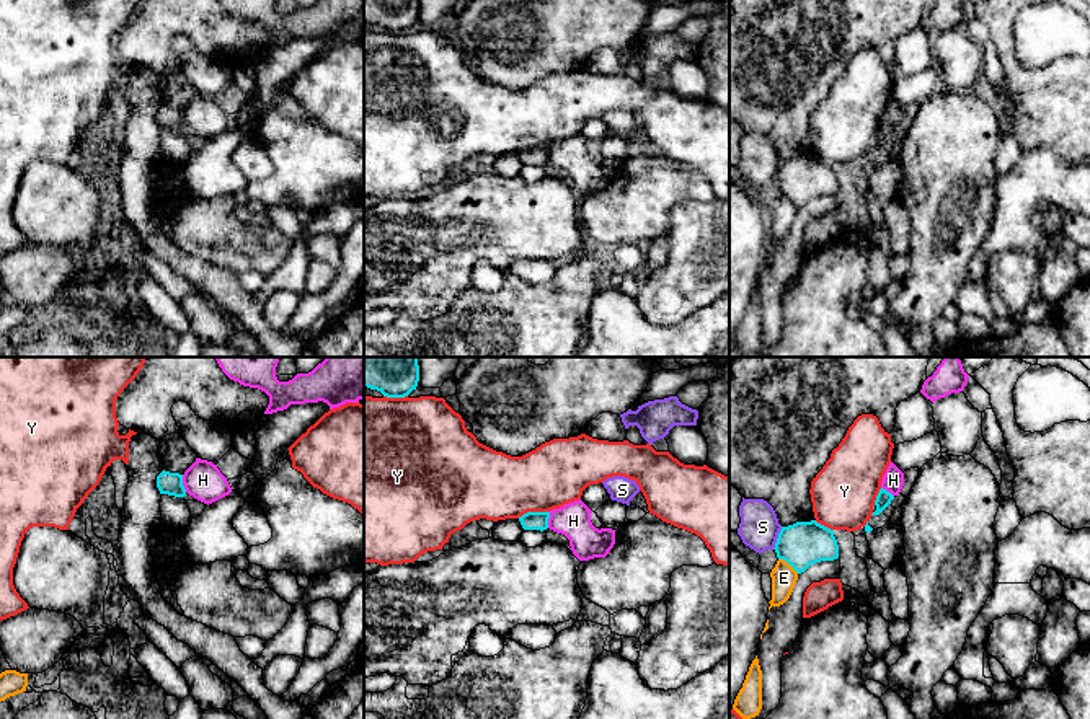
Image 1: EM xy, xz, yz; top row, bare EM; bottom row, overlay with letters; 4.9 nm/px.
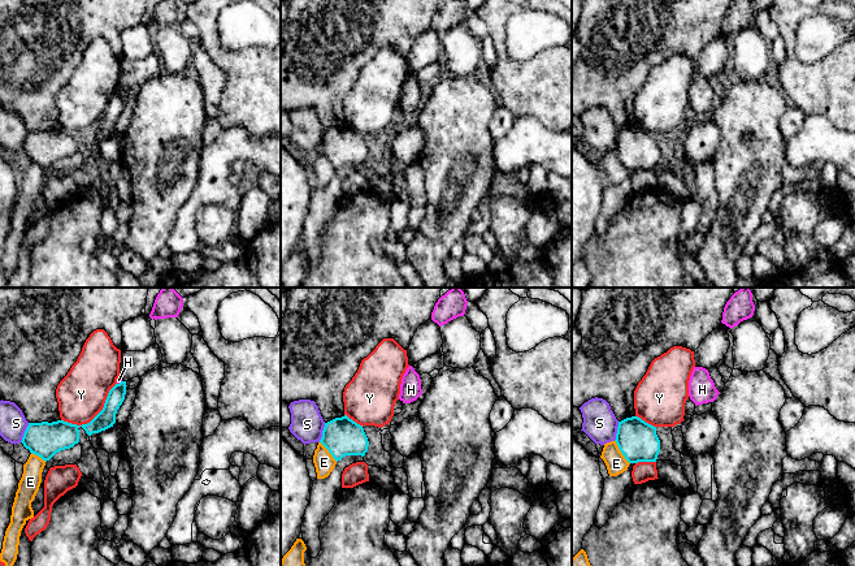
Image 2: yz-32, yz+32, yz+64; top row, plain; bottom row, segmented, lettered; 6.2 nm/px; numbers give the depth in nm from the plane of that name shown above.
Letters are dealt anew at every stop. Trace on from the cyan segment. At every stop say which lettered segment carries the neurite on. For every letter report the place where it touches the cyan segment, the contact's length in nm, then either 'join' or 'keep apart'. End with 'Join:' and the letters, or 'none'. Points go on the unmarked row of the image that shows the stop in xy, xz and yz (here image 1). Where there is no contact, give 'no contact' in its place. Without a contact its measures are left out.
E: yz (788, 198) | 130 nm | keep apart
H: xy (181, 118) | 90 nm | keep apart
S: yz (777, 173) | 120 nm | keep apart
Y: xz (532, 147) | 160 nm | keep apart
Join: none

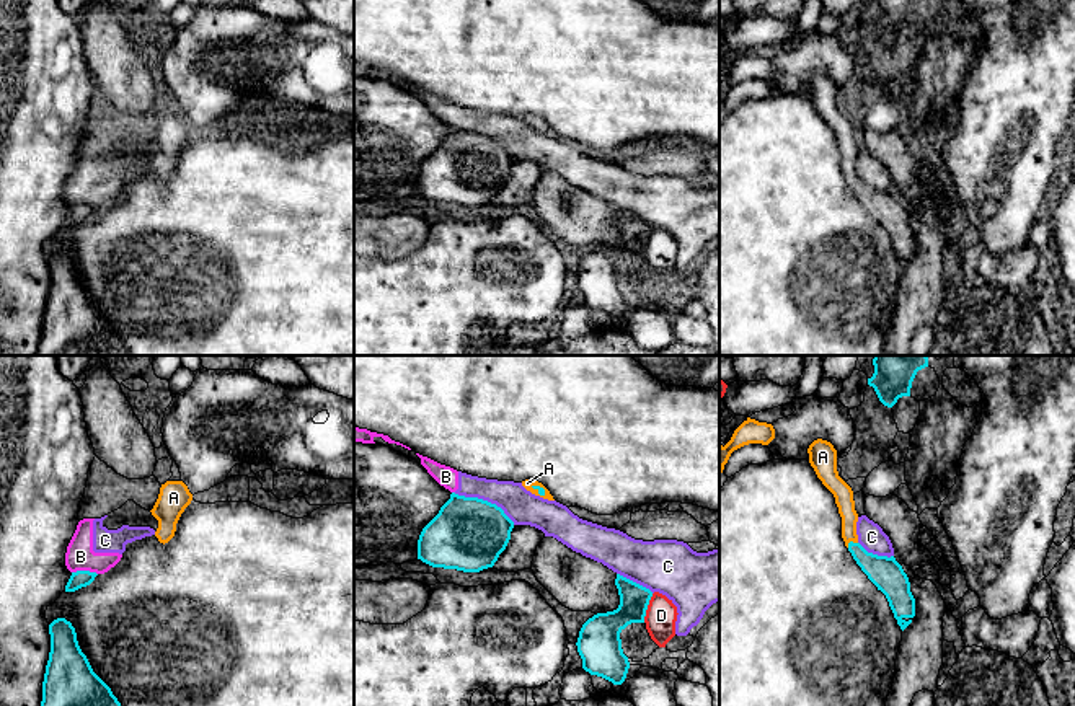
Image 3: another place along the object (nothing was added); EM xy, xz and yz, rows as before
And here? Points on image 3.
A: yz (850, 176) | 60 nm | join
B: xy (85, 206) | 130 nm | keep apart
C: xz (485, 136) | 340 nm | keep apart
D: xz (646, 243) | 150 nm | keep apart
Join: A

